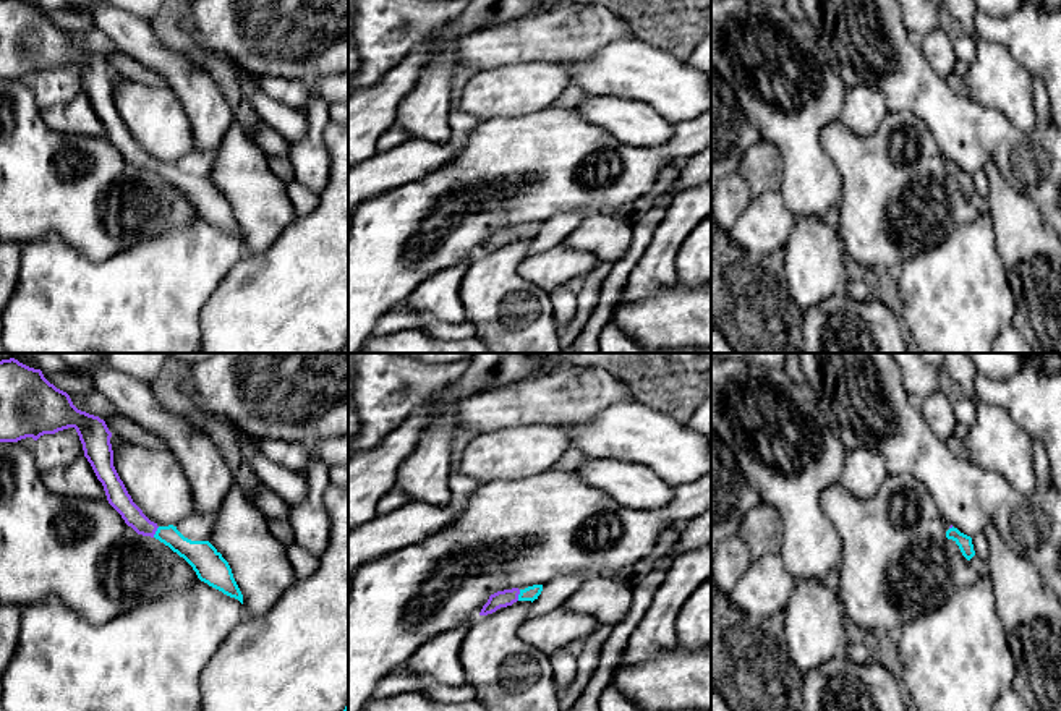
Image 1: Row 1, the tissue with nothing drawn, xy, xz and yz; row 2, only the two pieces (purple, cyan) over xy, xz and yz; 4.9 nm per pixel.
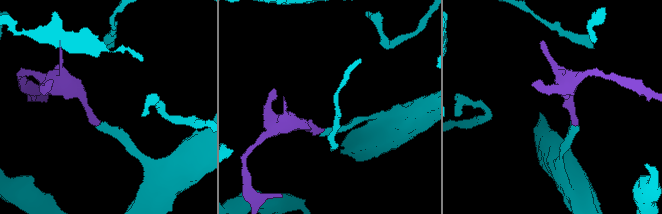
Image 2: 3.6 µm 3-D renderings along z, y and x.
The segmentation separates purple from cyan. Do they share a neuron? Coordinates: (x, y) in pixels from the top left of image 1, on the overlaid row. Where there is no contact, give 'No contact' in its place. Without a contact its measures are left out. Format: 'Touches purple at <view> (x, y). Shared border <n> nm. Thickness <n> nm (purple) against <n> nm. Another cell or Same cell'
Touches purple at xy (156, 530). Shared border 70 nm. Thickness 110 nm (purple) against 140 nm. Same cell

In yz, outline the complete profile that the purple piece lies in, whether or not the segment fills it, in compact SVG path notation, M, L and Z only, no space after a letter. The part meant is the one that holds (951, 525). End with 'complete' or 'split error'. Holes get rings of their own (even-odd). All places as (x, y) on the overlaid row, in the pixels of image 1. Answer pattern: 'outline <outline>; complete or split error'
outline M951 525L949 530L946 531L946 538L948 538L948 539L952 539L952 541L959 546L962 556L964 556L967 560L970 560L970 559L975 556L974 544L972 544L972 538L967 536L967 534L964 534L964 533L961 533L961 531L959 531L957 528L954 528L952 525Z; split error

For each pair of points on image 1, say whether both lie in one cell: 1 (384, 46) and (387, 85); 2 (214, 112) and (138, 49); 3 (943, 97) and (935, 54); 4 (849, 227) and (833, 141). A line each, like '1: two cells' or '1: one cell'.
1: two cells
2: one cell
3: two cells
4: one cell

